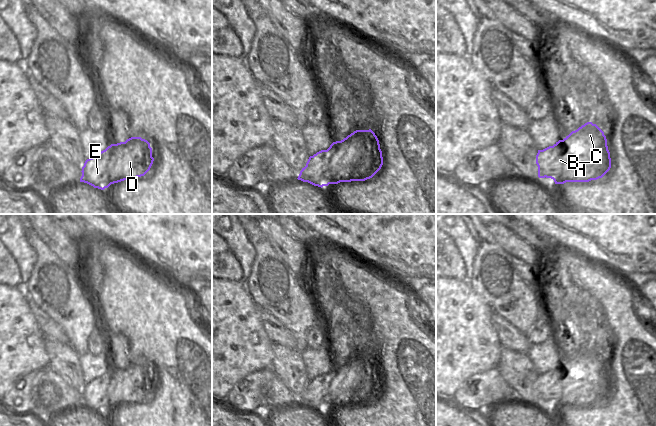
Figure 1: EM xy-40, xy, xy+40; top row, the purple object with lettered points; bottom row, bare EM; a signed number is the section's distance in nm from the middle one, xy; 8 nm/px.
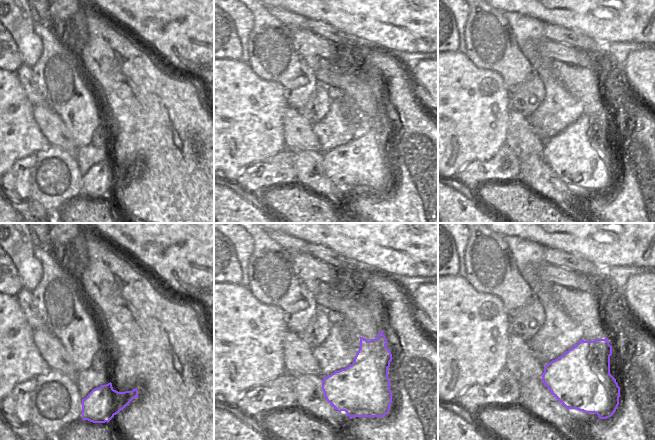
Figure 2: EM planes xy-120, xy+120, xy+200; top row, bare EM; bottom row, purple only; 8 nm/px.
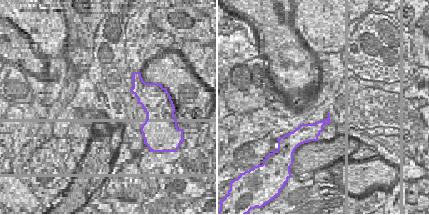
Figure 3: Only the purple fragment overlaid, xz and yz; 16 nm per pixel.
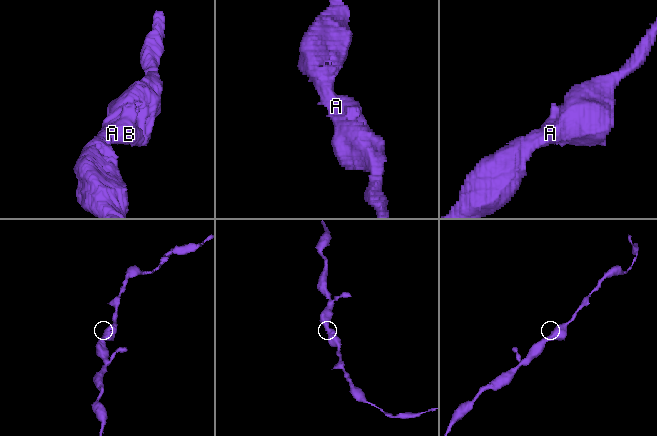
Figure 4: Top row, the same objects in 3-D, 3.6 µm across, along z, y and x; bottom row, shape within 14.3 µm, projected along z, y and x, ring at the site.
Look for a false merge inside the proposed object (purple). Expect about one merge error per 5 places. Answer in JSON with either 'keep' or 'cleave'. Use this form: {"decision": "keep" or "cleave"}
{"decision": "keep"}

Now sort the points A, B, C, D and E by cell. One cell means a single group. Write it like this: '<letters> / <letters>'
A B C D E

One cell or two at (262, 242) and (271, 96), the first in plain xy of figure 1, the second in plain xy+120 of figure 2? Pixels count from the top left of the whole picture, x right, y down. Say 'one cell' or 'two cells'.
two cells

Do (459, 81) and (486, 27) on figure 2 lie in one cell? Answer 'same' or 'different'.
different

